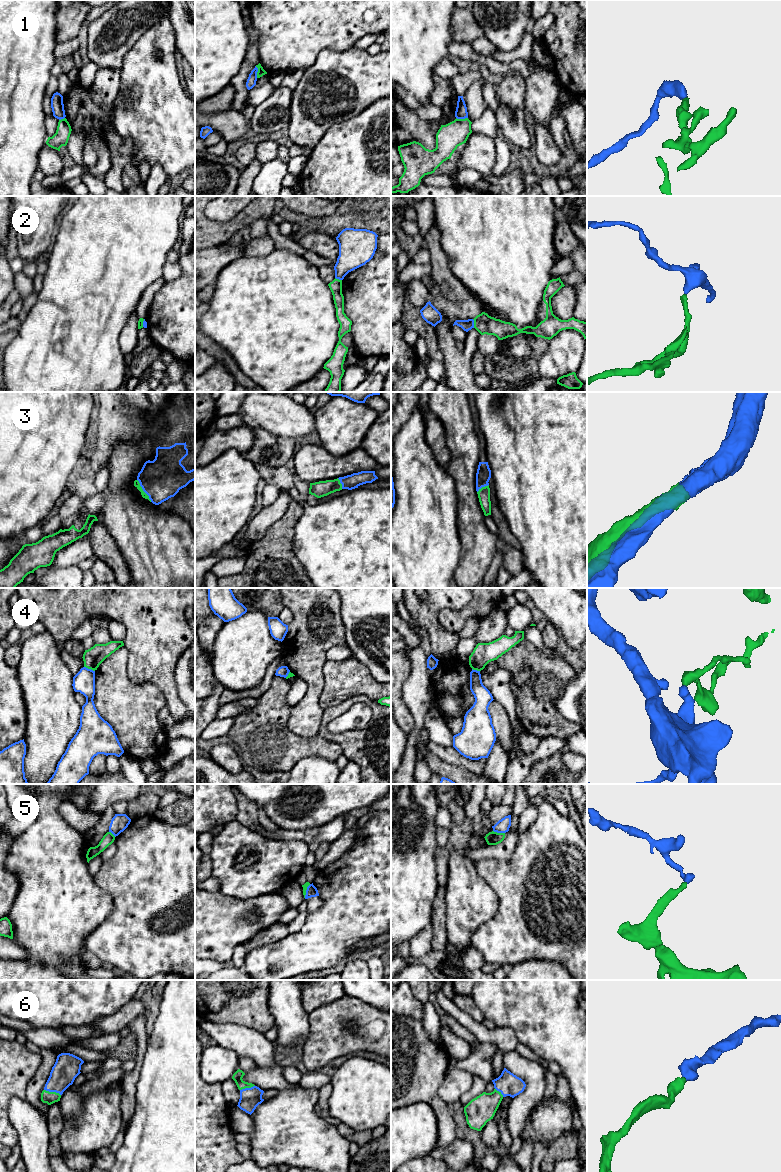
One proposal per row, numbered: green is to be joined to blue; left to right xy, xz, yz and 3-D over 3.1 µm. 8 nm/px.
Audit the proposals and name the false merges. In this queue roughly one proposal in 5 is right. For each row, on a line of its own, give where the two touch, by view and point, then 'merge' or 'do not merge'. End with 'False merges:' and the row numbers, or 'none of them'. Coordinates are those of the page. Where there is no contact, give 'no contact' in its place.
1: xz (257, 71) | do not merge
2: yz (473, 323) | do not merge
3: xy (143, 490) | merge
4: xy (89, 669) | do not merge
5: yz (499, 832) | do not merge
6: xy (52, 1091) | merge
False merges: 1, 2, 4, 5

